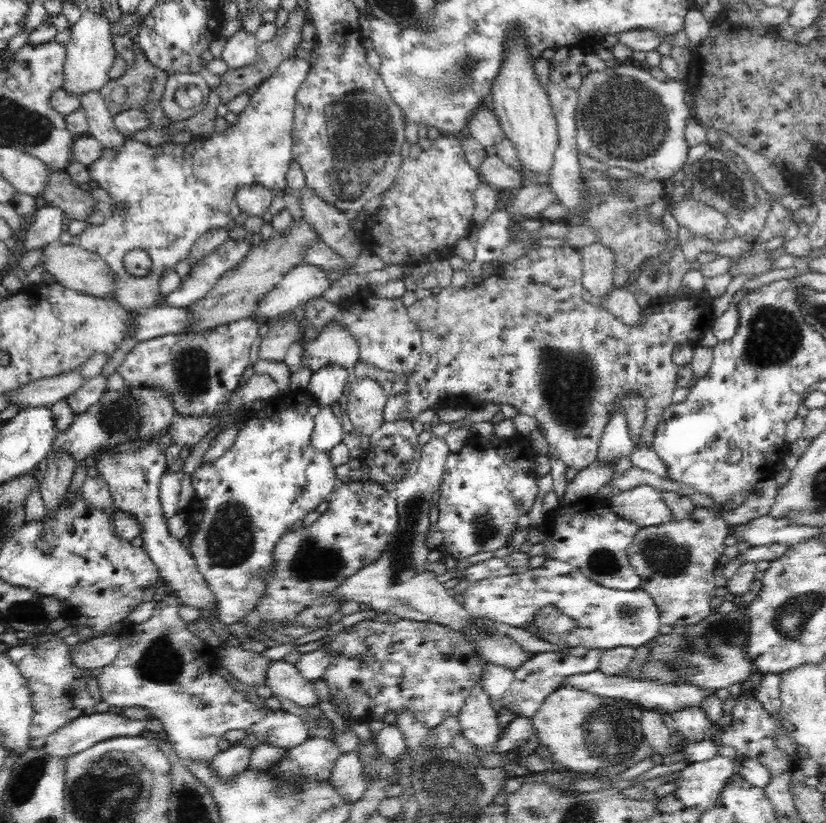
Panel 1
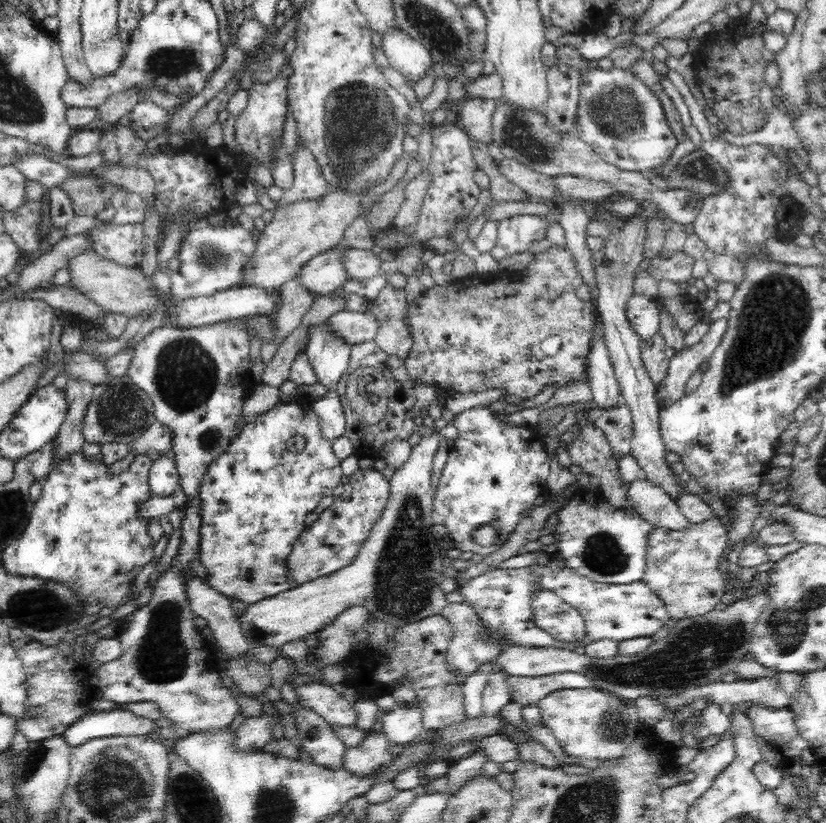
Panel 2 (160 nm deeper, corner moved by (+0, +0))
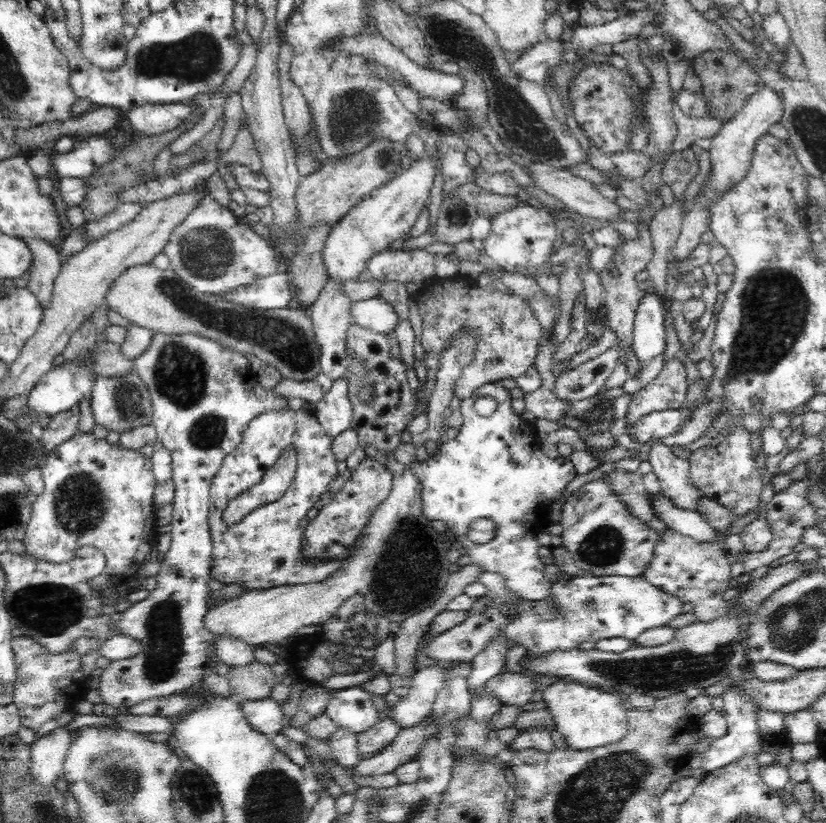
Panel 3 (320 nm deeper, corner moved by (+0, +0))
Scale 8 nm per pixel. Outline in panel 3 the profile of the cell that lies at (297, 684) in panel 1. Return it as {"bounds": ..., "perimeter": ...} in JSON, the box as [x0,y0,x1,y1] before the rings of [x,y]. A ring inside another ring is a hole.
{"bounds":[324,686,380,732],"perimeter":[[[358,686],[334,690],[324,708],[324,714],[350,732],[364,732],[380,720],[371,696],[372,693]]]}

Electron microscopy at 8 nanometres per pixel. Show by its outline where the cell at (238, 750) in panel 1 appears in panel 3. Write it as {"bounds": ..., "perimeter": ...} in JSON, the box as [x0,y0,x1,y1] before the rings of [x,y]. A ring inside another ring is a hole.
{"bounds":[240,697,282,736],"perimeter":[[[272,697],[262,700],[242,700],[240,707],[244,711],[246,721],[260,733],[273,736],[282,730],[282,713],[281,704],[276,702]]]}

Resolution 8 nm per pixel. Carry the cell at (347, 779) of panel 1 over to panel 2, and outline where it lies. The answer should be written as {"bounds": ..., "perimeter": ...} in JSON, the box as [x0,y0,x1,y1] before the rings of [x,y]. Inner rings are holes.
{"bounds":[342,730,390,777],"perimeter":[[[370,730],[360,744],[344,752],[342,768],[358,777],[372,774],[388,759],[388,746],[390,739],[384,731]]]}

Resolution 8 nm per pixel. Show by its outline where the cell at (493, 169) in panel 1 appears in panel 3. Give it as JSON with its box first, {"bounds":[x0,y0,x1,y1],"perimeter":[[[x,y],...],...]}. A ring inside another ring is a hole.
{"bounds":[528,163,622,221],"perimeter":[[[532,163],[528,171],[534,177],[534,188],[554,196],[570,211],[594,220],[618,221],[622,214],[622,208],[615,201],[601,196],[592,182],[575,176],[568,169]]]}

